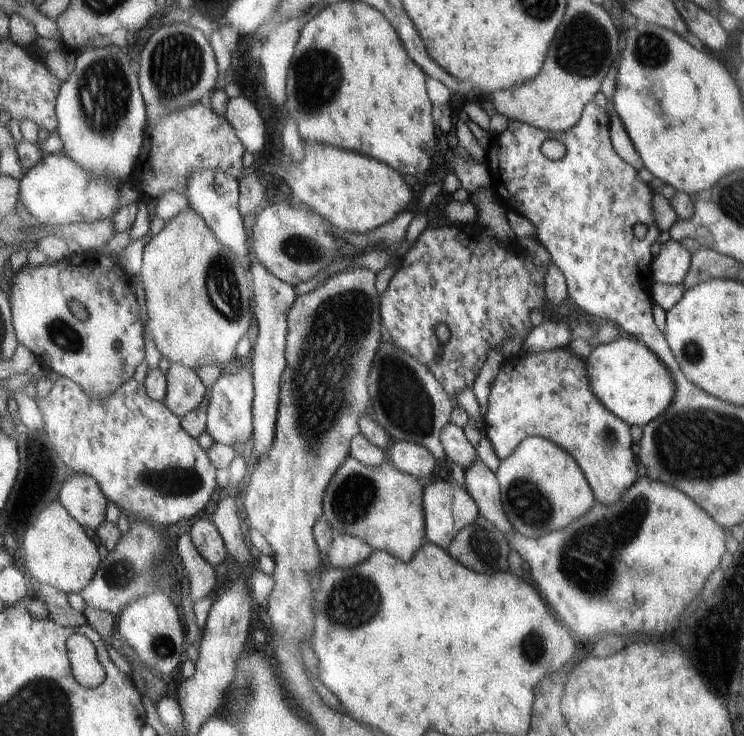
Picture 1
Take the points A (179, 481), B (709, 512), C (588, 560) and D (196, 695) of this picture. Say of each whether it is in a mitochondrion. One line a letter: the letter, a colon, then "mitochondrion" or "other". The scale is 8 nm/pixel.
A: mitochondrion
B: other
C: mitochondrion
D: other

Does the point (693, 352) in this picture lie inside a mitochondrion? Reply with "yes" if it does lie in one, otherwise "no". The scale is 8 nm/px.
yes

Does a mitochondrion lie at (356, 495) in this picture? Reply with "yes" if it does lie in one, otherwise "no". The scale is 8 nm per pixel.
yes

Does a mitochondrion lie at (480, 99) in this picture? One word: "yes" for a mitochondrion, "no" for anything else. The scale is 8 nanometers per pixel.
no

